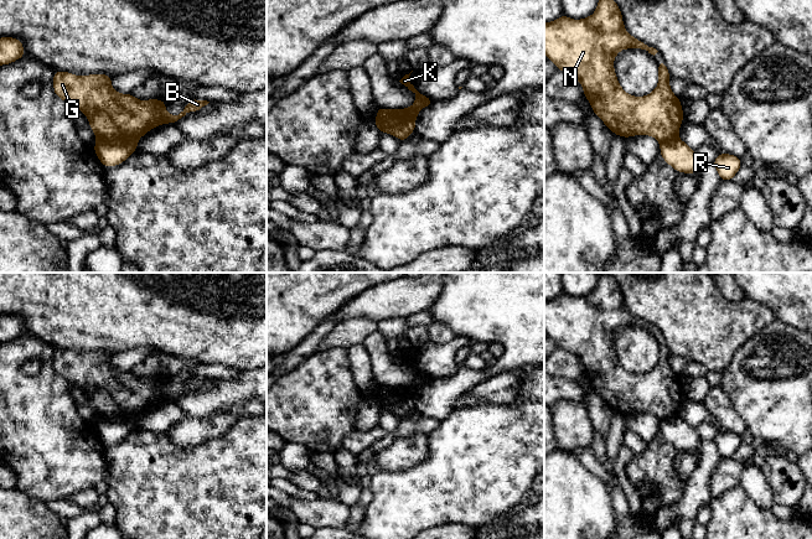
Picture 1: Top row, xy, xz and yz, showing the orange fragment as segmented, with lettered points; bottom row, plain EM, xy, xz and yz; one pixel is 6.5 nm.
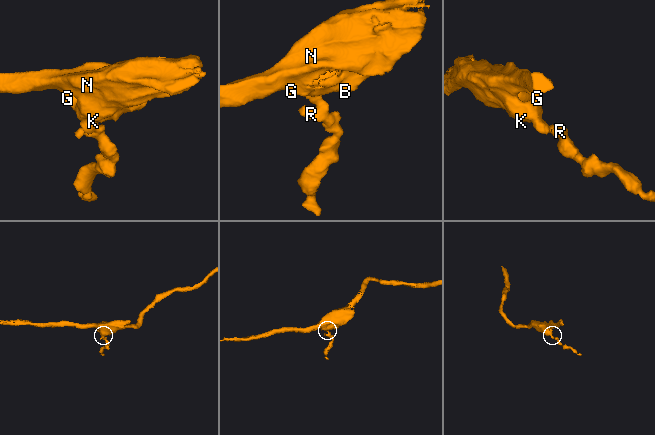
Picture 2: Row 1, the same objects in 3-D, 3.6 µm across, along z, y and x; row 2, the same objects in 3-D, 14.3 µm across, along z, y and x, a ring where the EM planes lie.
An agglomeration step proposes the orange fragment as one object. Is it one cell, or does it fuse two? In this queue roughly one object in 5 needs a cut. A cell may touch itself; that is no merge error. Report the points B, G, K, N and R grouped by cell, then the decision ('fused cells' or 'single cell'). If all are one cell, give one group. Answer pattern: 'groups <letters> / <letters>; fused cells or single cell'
groups B G K N / R; fused cells

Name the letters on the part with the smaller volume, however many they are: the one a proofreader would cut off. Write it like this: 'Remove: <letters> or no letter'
Remove: R

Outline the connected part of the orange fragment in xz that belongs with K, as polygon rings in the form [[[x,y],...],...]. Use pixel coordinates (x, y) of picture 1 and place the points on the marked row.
[[[410,73],[405,74],[399,82],[417,95],[414,104],[410,108],[395,109],[395,110],[378,107],[377,116],[373,120],[376,120],[376,119],[383,119],[383,120],[395,119],[398,121],[402,121],[402,120],[415,121],[420,109],[426,108],[434,103],[431,99],[425,97],[423,93],[419,93],[414,88],[414,85],[409,82],[409,76],[410,76]]]

